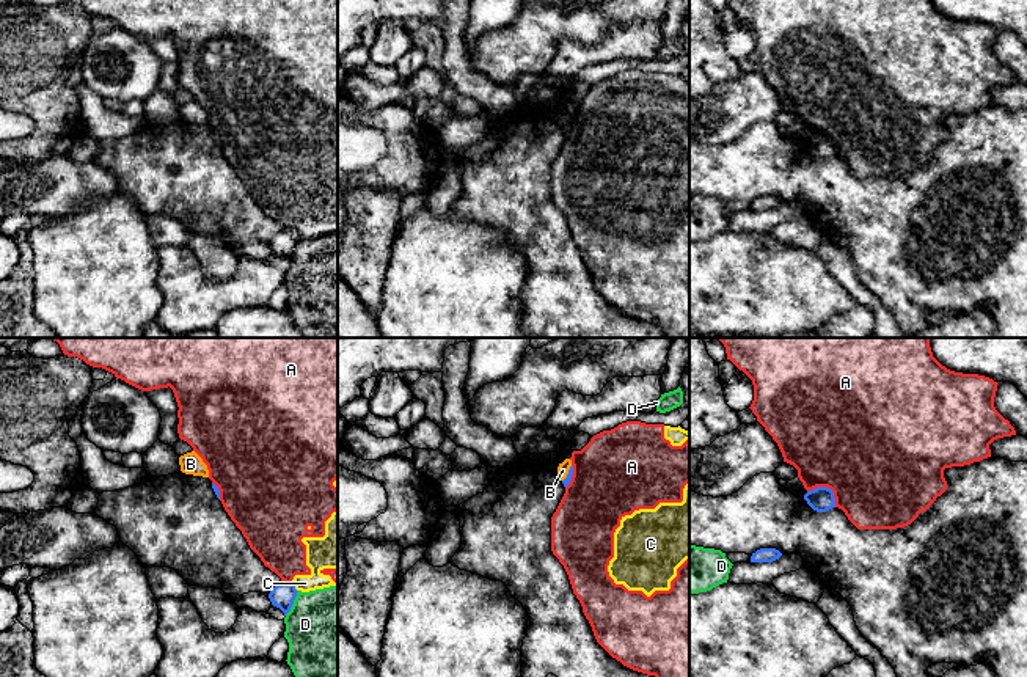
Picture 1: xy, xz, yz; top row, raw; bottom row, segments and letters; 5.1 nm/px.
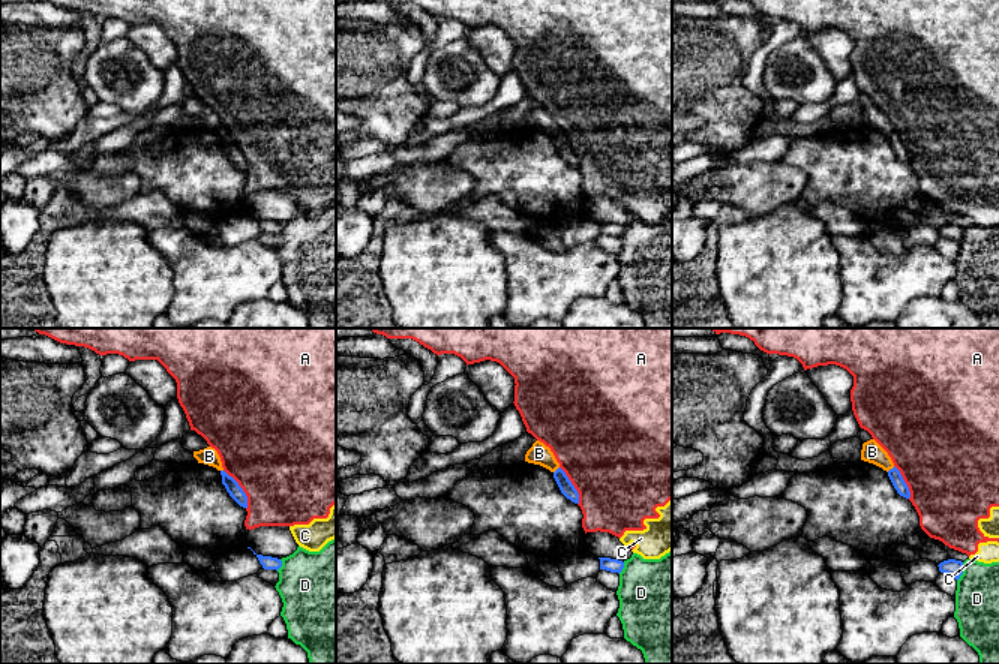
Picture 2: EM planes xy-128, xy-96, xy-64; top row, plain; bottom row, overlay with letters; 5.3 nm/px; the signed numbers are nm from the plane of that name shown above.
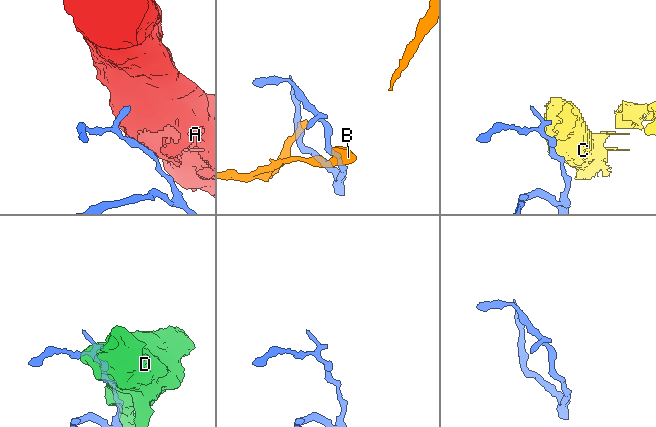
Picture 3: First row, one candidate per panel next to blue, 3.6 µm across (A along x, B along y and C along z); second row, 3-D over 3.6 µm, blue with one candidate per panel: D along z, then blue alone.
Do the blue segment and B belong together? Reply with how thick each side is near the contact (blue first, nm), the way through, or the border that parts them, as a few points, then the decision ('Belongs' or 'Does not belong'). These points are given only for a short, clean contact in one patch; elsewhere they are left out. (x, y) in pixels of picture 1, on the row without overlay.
Thickness 40 nm (blue) against 60 nm. Boundary: xz (572, 113), (562, 129). Does not belong

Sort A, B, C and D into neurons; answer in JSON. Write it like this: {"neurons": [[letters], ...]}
{"neurons": [["A", "C"], ["B"], ["D"]]}

